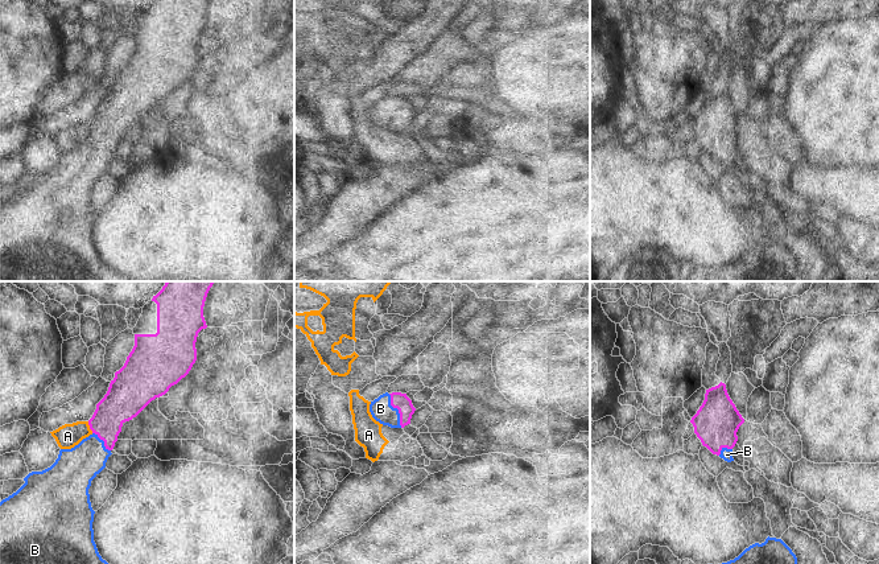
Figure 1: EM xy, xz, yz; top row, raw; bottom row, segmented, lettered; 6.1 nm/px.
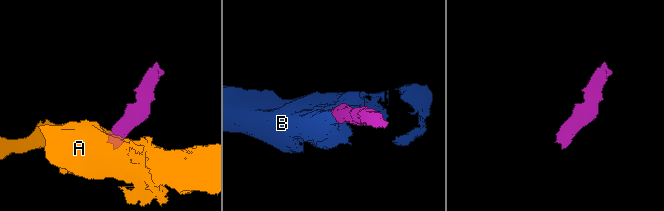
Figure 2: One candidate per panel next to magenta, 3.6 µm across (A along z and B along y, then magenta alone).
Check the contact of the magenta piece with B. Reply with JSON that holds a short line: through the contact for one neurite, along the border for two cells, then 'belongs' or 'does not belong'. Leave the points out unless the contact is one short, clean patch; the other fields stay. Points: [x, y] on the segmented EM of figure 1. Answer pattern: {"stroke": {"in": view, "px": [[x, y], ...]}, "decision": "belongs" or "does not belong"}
{"stroke": {"in": "xz", "px": [[401, 402], [397, 408], [380, 408]]}, "decision": "belongs"}

